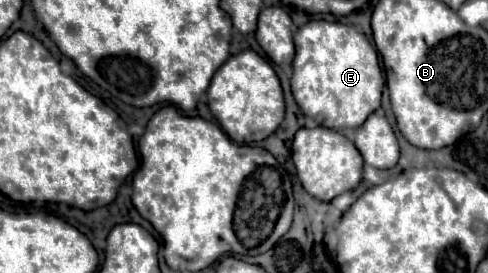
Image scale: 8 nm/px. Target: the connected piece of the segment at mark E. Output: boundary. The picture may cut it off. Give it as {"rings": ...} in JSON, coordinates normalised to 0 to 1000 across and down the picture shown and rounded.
{"rings":[[[637,73],[609,110],[596,337],[617,410],[654,462],[678,476],[740,462],[777,396],[785,308],[773,183],[727,95]]]}

